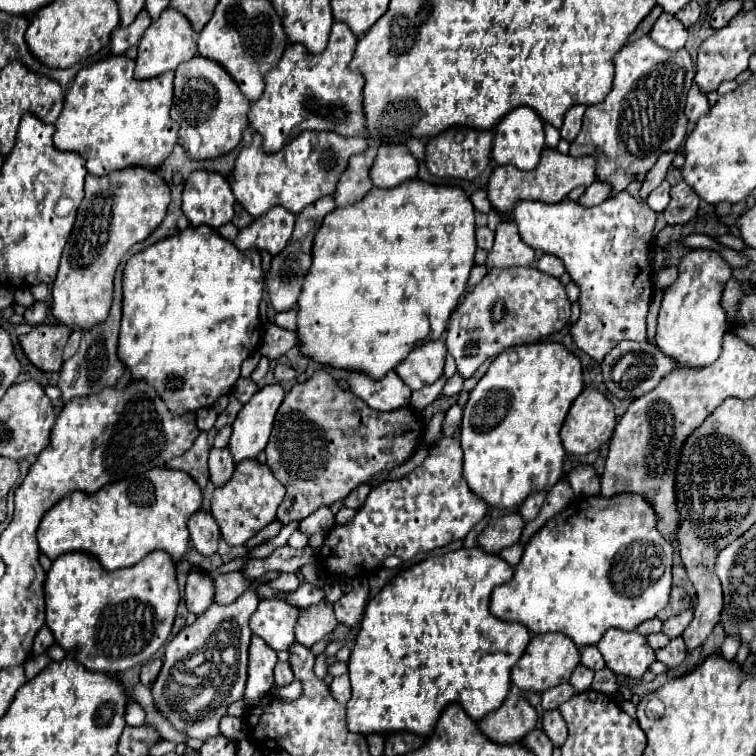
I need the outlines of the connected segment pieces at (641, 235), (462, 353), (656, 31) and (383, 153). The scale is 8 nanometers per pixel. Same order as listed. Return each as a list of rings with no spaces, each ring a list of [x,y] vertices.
[[[621,192],[615,198],[607,198],[603,204],[593,208],[583,208],[581,204],[567,200],[559,204],[539,204],[523,202],[515,206],[515,224],[519,226],[521,240],[543,254],[557,256],[563,260],[563,266],[571,280],[579,286],[579,308],[581,316],[571,326],[573,342],[579,350],[589,354],[593,360],[603,362],[603,358],[621,342],[621,340],[645,340],[645,316],[653,296],[653,276],[655,268],[651,262],[653,240],[655,240],[655,220],[657,214],[645,202],[635,200],[629,192]]]
[[[493,268],[451,314],[445,338],[447,350],[457,362],[457,374],[471,378],[485,360],[493,360],[505,348],[539,342],[563,330],[569,316],[571,302],[557,278],[543,276],[537,268]]]
[[[661,14],[655,26],[651,28],[651,40],[667,50],[679,50],[687,42],[685,26],[671,14]]]
[[[403,144],[379,148],[371,168],[371,180],[377,188],[395,188],[413,178],[417,178],[417,160]]]

